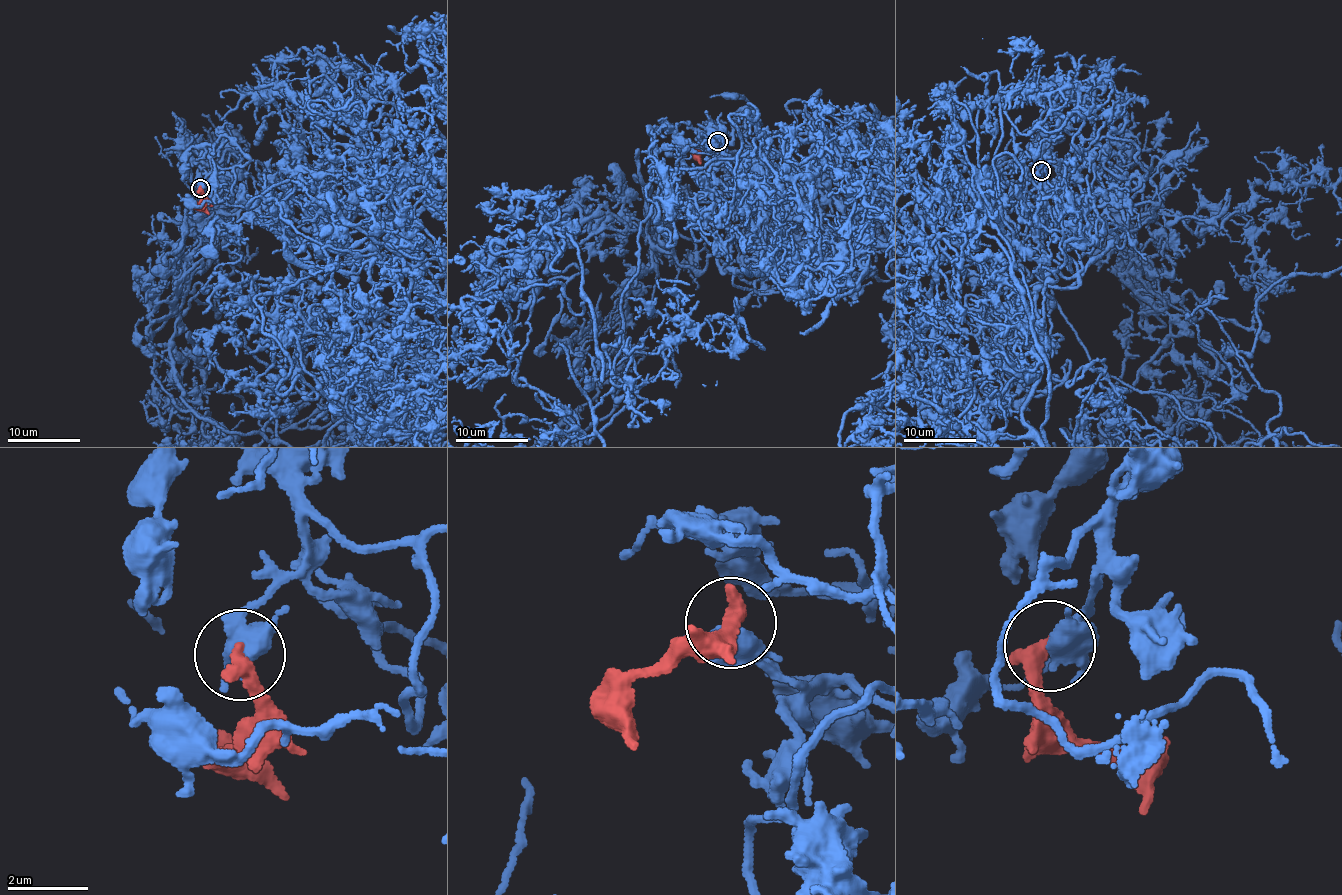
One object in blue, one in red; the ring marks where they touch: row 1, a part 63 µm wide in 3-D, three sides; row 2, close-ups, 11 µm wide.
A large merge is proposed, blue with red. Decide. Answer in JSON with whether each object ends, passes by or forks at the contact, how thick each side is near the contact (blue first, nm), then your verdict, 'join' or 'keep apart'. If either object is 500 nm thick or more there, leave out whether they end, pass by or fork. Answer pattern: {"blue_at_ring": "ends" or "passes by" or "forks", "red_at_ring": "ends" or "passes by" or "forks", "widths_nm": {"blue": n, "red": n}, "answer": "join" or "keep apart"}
{"blue_at_ring": "forks", "red_at_ring": "ends", "widths_nm": {"blue": 400, "red": 440}, "answer": "keep apart"}

